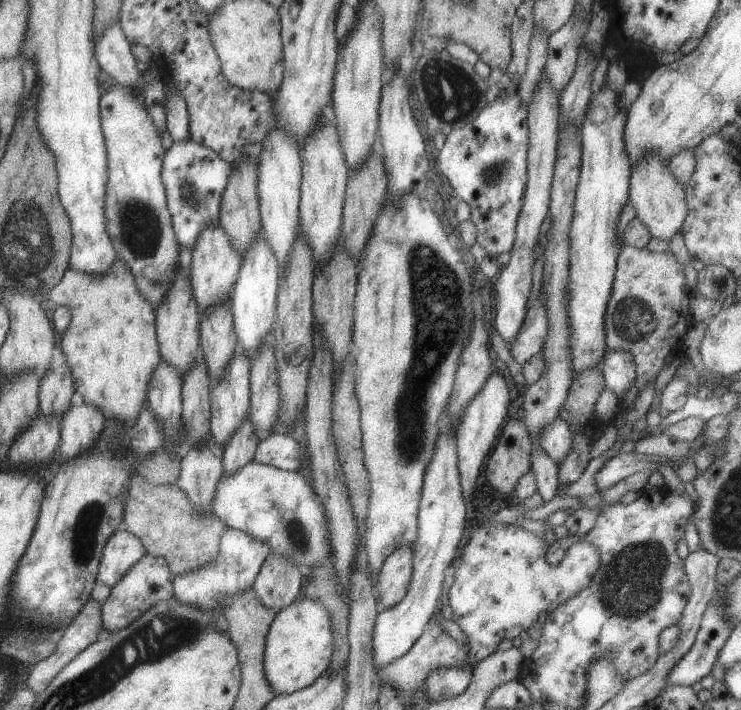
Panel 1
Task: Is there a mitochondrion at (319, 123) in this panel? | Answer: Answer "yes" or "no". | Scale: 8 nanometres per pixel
no

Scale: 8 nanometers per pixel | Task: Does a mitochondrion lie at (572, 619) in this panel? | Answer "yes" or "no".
no

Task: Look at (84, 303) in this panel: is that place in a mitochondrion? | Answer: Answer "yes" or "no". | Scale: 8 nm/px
no

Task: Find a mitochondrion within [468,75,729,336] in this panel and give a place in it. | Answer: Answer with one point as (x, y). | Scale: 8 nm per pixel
(492, 172)

